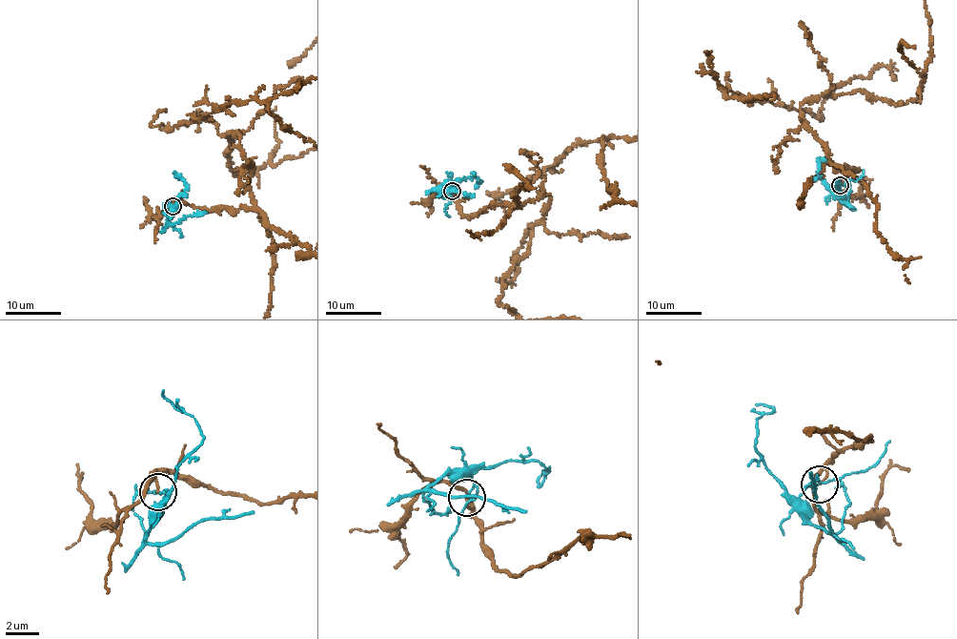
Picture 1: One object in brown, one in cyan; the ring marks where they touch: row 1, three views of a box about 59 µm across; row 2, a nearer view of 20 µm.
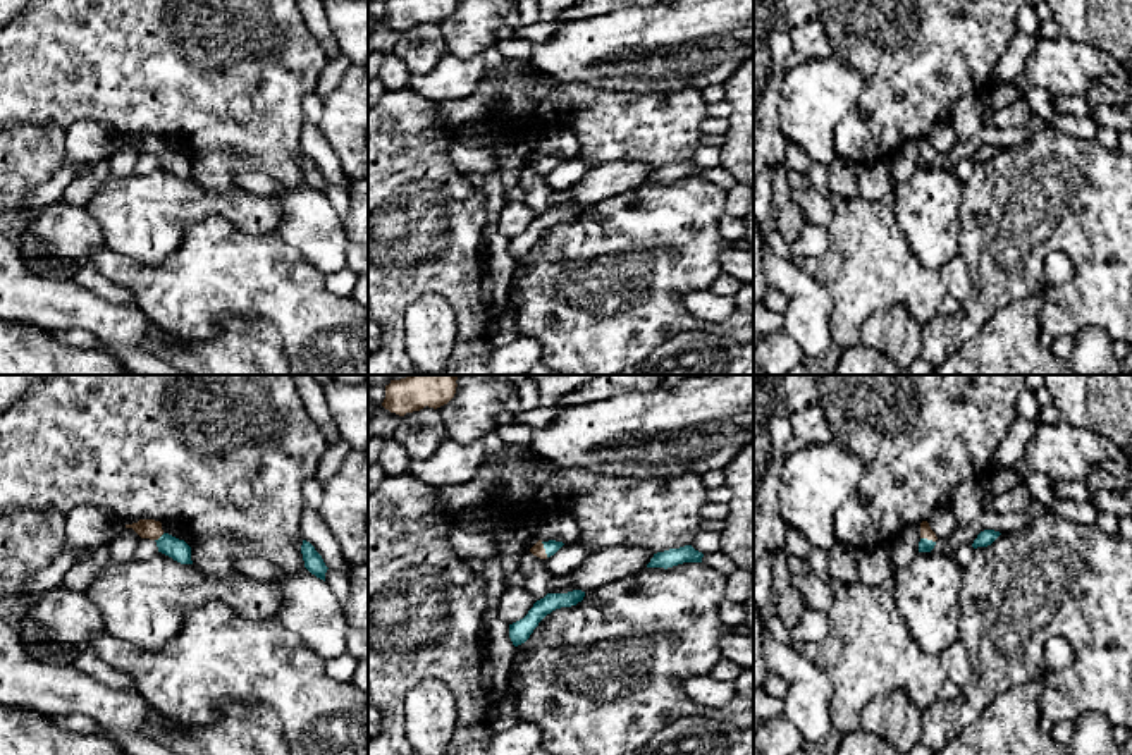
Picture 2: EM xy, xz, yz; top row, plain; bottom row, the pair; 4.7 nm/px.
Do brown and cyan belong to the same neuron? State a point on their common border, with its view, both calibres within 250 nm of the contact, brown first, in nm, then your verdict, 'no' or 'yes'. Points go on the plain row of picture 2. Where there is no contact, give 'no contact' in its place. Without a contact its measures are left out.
contact xz (544, 164); calibres 60 and 70 nm; no

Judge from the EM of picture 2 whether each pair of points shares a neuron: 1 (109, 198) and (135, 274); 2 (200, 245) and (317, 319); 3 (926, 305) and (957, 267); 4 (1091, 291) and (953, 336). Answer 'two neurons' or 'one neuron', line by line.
1: two neurons
2: one neuron
3: two neurons
4: one neuron

